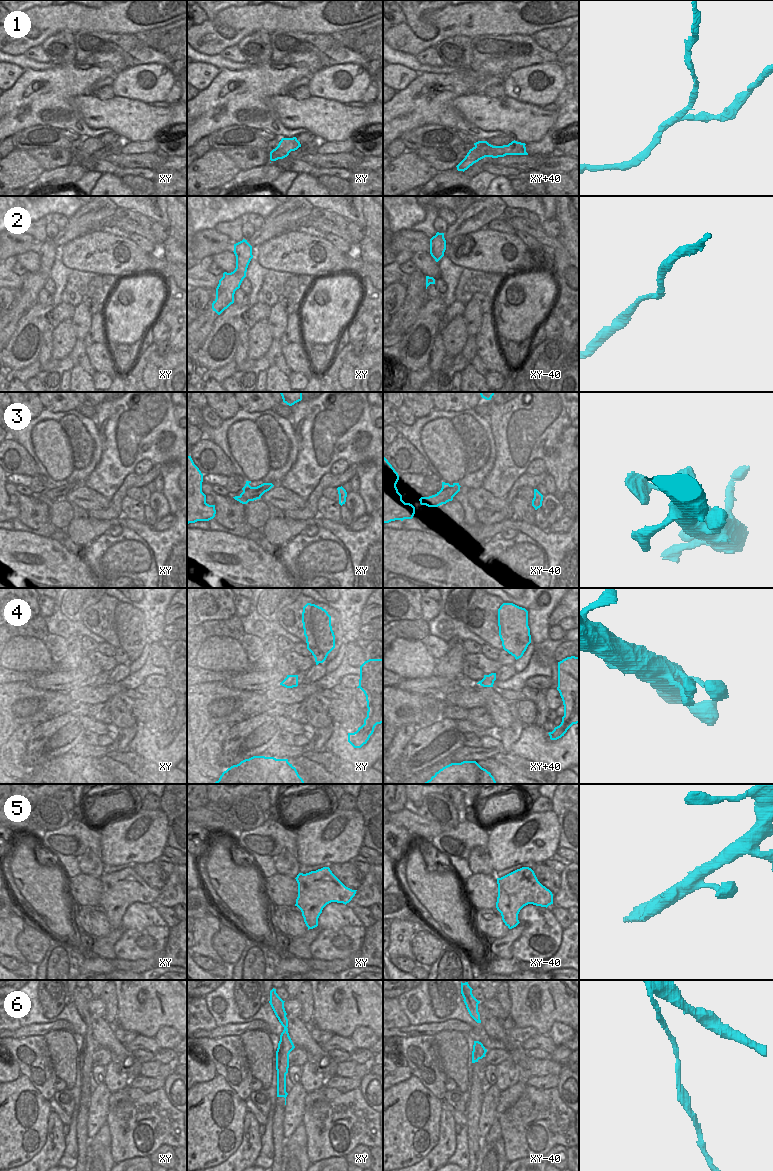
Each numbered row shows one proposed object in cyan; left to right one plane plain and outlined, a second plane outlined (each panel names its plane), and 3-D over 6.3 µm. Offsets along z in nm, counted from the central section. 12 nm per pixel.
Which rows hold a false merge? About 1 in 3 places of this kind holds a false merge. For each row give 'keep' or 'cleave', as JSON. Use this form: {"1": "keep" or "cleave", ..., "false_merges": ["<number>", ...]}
{"1": "cleave", "2": "keep", "3": "keep", "4": "keep", "5": "keep", "6": "keep", "false_merges": ["1"]}

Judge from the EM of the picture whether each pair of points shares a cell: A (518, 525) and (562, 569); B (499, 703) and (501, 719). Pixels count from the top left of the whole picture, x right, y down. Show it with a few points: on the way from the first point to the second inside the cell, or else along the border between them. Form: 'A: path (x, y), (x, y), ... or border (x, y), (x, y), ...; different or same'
A: path (533, 531), (547, 539), (562, 554); same
B: path (499, 707), (501, 715); same

